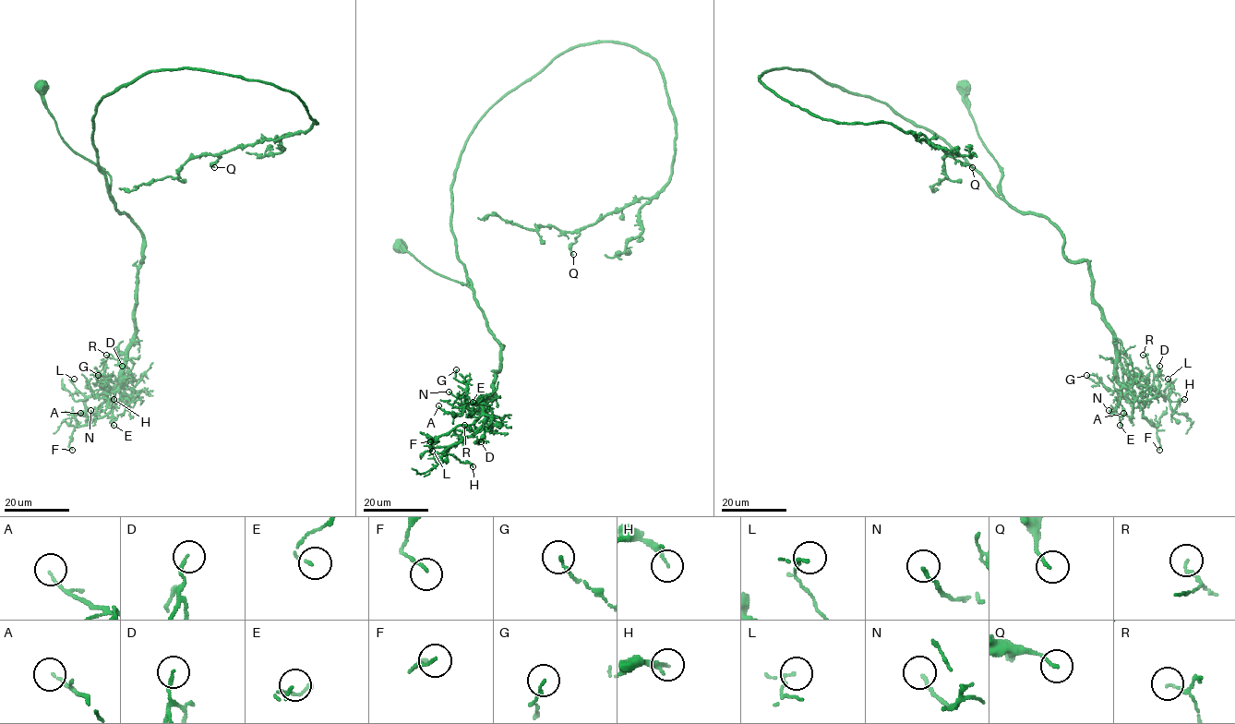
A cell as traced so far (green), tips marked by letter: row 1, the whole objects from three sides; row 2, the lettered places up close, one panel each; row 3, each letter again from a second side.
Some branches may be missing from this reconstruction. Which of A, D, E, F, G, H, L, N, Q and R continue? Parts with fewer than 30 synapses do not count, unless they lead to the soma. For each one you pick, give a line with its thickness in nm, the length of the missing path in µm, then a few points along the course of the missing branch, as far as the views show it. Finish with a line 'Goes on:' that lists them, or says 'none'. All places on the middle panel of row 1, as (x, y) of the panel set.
Goes on: none

